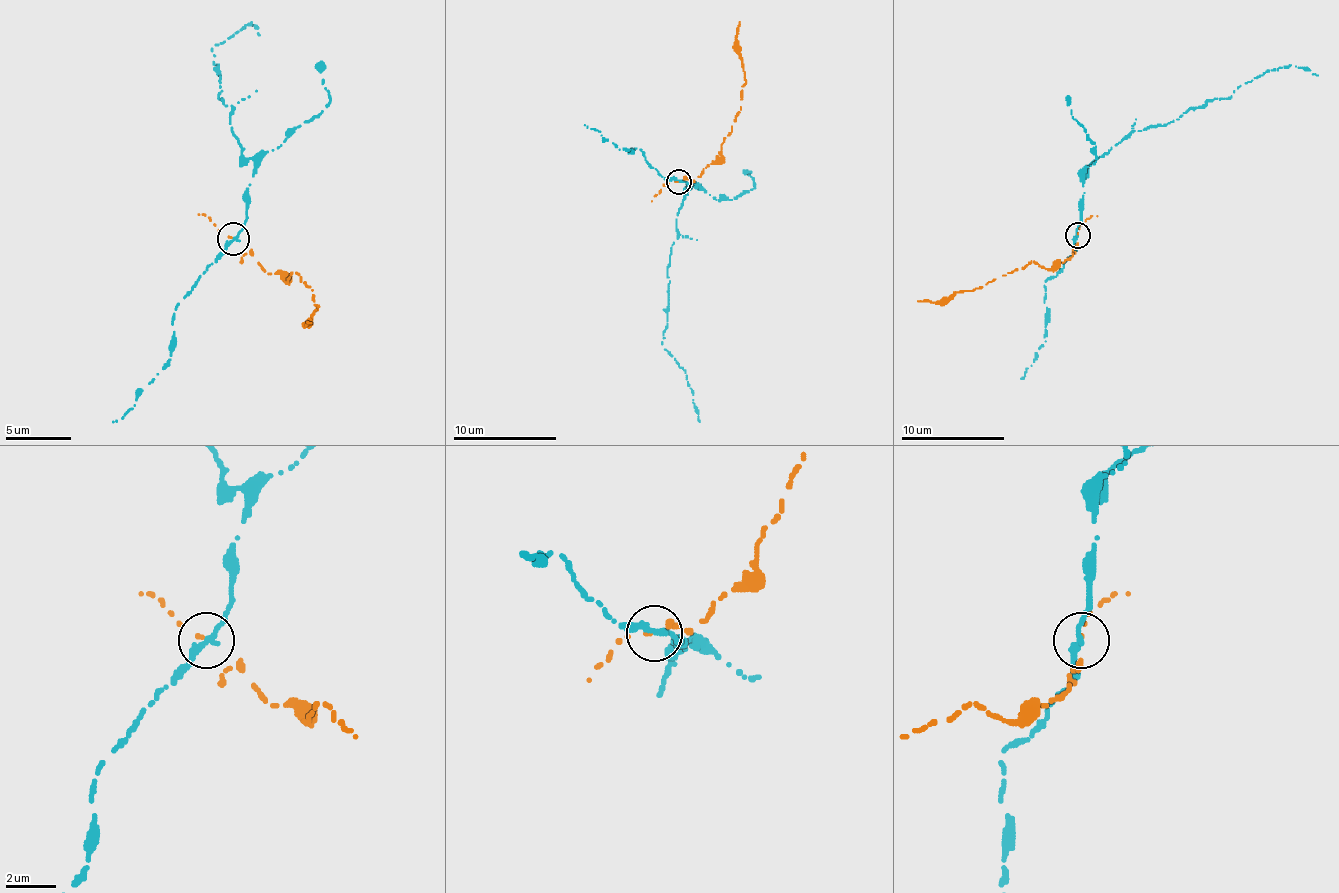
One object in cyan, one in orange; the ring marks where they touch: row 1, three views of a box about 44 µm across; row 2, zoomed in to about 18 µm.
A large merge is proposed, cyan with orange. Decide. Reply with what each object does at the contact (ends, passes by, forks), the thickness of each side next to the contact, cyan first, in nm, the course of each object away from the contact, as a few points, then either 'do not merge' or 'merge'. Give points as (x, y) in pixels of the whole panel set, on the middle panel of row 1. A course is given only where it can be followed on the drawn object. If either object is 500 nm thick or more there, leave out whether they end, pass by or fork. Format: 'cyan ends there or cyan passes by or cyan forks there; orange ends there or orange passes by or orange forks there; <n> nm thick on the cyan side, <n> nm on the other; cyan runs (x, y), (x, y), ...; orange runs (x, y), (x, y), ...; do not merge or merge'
cyan passes by; orange ends there; 260 nm thick on the cyan side, 100 nm on the other; cyan runs (679, 182), (695, 187), (687, 190), (677, 216), (661, 345), (684, 371), (700, 422); orange runs (677, 182), (697, 177), (720, 154), (741, 110), (746, 82), (736, 38), (739, 22); do not merge

